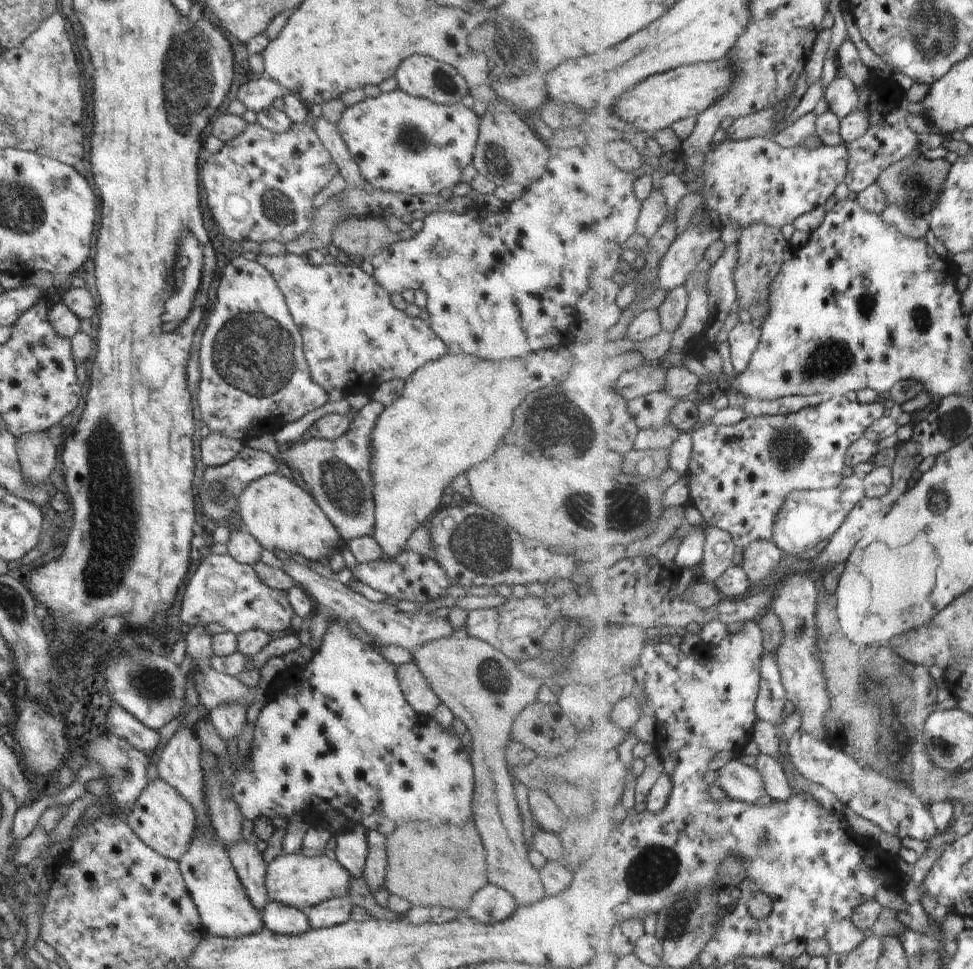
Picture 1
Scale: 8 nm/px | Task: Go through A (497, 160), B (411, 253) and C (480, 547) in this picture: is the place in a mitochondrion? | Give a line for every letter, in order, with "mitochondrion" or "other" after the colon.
A: mitochondrion
B: other
C: mitochondrion

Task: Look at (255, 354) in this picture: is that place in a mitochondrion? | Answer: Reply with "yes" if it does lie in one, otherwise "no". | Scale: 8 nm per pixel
yes

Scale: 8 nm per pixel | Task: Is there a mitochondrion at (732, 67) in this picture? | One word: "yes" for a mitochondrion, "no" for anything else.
no

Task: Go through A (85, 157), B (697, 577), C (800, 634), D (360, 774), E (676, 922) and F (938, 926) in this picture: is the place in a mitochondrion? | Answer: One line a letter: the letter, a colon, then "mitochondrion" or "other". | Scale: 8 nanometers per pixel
A: other
B: other
C: mitochondrion
D: other
E: mitochondrion
F: other

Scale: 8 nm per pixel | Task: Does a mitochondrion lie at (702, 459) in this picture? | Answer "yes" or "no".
no

